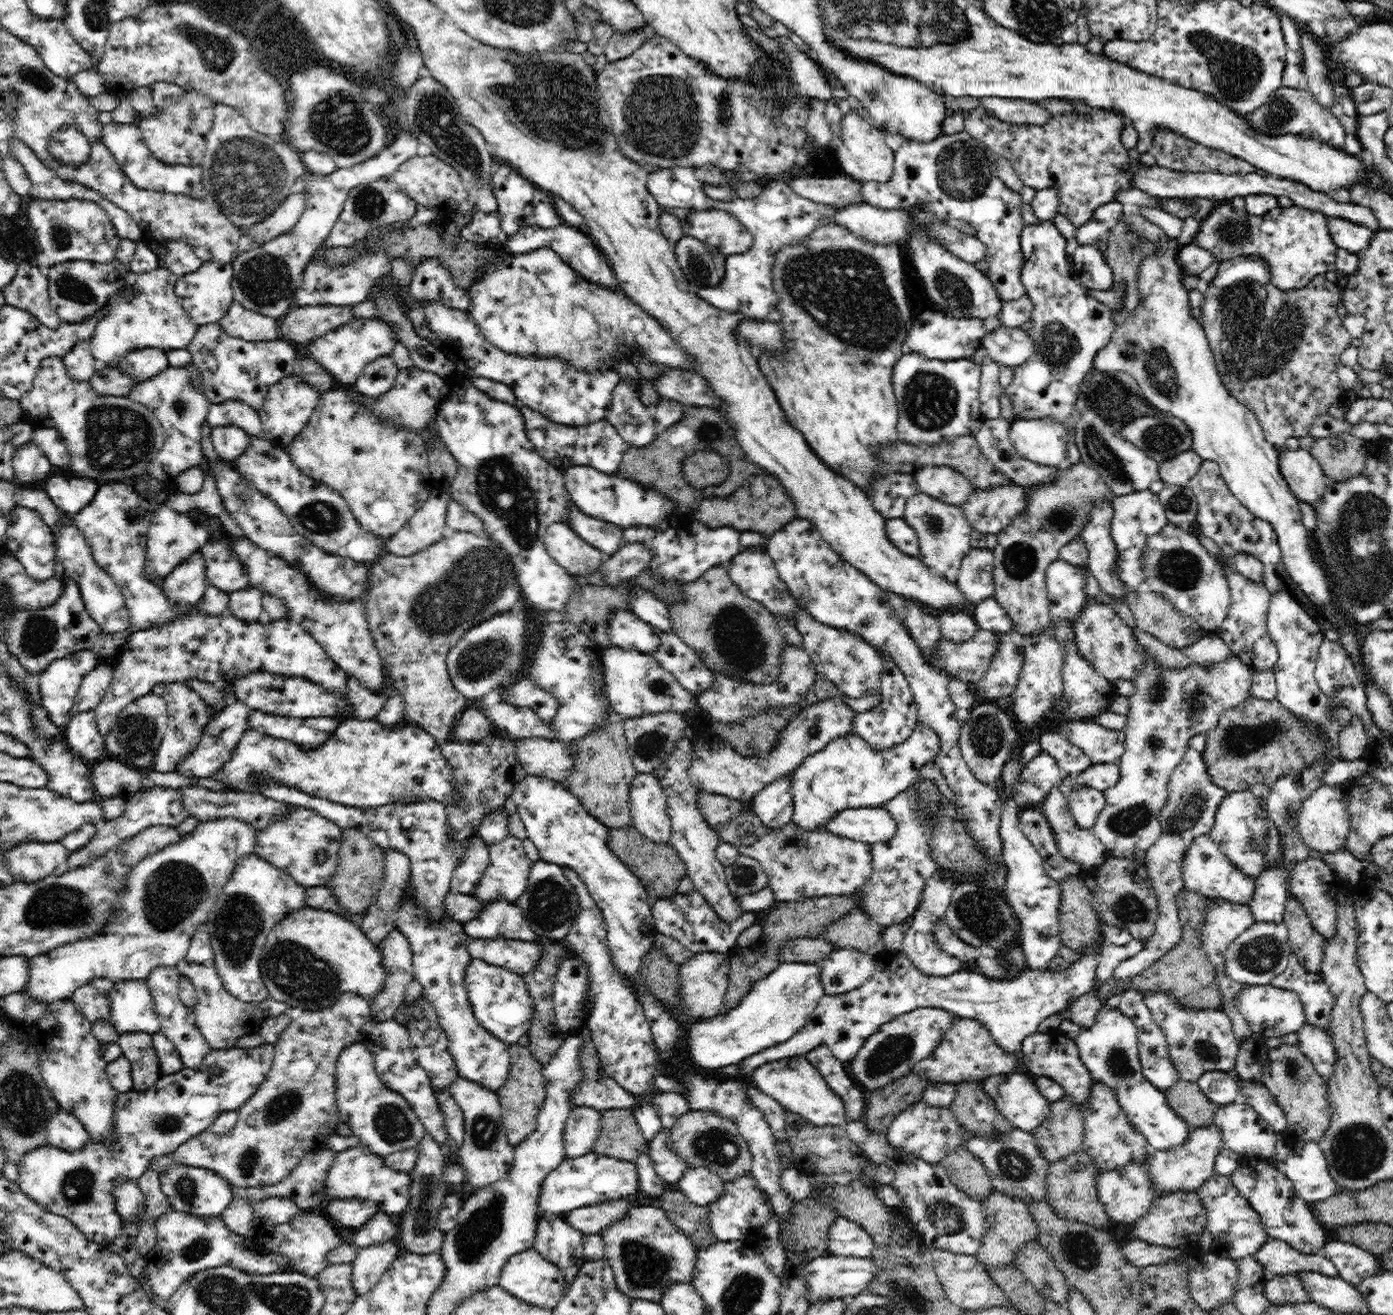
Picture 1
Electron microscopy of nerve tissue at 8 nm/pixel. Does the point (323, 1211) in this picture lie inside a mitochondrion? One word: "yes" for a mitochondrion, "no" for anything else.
no

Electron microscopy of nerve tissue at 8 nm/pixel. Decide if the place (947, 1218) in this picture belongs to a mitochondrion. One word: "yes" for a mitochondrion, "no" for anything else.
yes

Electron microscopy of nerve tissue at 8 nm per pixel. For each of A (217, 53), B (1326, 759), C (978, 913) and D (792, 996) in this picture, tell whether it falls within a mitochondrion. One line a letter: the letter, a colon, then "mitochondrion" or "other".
A: mitochondrion
B: other
C: mitochondrion
D: mitochondrion

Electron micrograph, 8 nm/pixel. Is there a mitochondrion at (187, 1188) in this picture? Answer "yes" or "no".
yes

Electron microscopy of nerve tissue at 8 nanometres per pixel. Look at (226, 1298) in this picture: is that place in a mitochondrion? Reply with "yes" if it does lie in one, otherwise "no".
yes

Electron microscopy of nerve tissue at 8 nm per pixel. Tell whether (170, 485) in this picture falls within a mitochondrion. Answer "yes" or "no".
no

